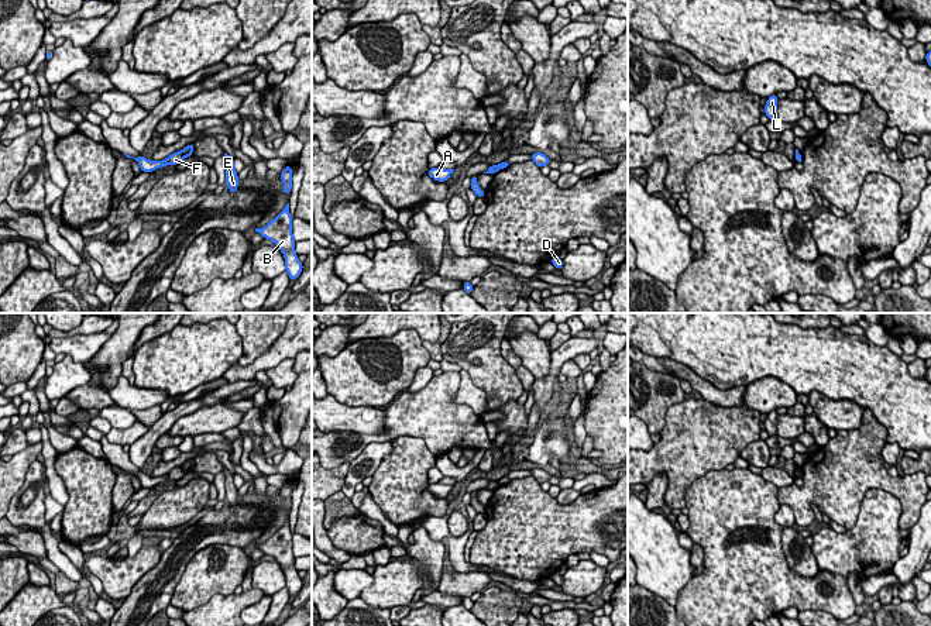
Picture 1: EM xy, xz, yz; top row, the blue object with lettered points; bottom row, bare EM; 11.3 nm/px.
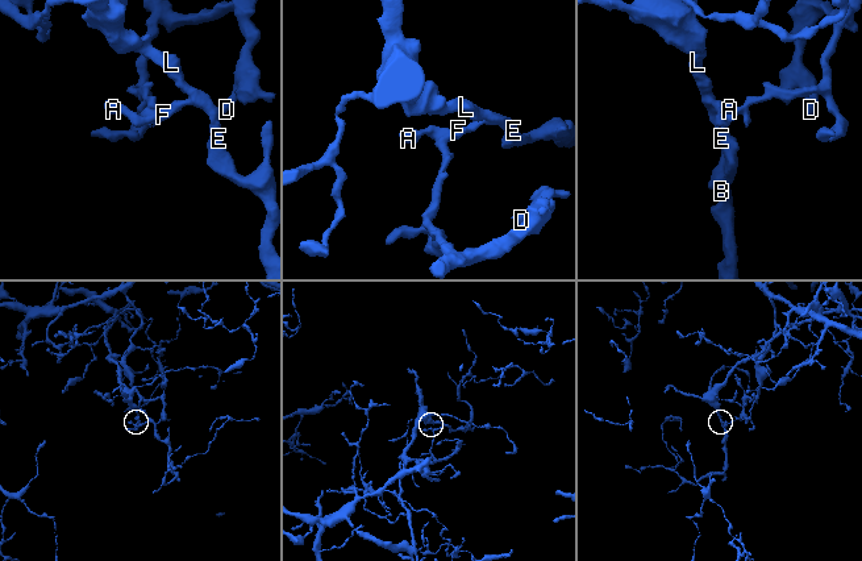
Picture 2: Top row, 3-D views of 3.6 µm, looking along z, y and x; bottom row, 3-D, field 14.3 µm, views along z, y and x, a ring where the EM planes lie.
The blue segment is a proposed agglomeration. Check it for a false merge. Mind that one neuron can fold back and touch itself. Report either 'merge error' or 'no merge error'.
merge error

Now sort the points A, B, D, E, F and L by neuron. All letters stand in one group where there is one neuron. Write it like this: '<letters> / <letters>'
A D F / B E L

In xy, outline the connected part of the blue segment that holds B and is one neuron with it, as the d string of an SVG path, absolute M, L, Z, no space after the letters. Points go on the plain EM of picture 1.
M289 519L284 526L271 536L265 543L255 544L258 550L264 554L271 556L281 565L285 574L285 587L289 591L289 596L298 595L303 579L299 577L298 570L295 568L295 556L292 550L292 532L289 529Z

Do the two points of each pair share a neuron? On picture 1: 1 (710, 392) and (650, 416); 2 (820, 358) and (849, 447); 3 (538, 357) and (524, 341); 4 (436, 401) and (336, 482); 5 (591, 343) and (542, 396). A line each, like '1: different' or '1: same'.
1: different
2: different
3: same
4: different
5: same

